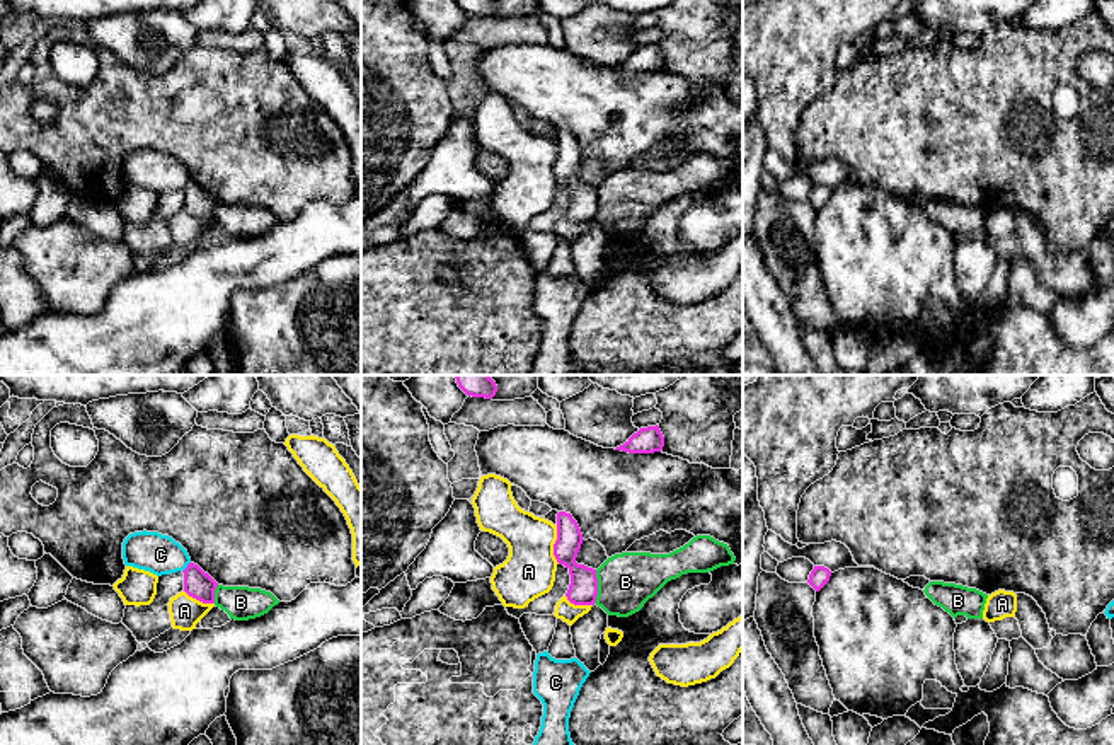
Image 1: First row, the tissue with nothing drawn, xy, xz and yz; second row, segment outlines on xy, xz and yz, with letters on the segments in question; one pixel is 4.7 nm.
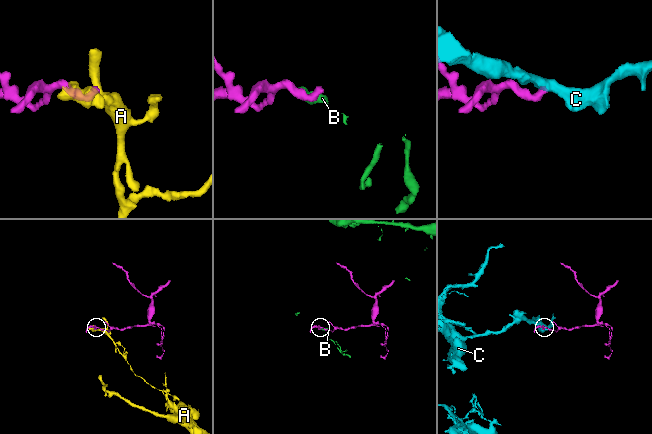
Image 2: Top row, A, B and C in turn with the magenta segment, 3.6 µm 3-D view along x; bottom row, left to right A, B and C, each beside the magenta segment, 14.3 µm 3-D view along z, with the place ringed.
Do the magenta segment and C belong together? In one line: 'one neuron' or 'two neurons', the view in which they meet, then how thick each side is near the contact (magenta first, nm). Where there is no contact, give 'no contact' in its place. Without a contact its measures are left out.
two neurons; contact in xy; calibres 140 and 190 nm

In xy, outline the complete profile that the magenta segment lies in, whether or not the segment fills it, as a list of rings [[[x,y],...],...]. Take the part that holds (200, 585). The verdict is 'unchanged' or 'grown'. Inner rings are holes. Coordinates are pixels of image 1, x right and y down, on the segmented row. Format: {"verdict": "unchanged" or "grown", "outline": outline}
{"verdict": "unchanged", "outline": [[[189,563],[184,573],[184,592],[203,602],[203,604],[215,604],[215,590],[218,583],[204,573],[198,564]]]}

